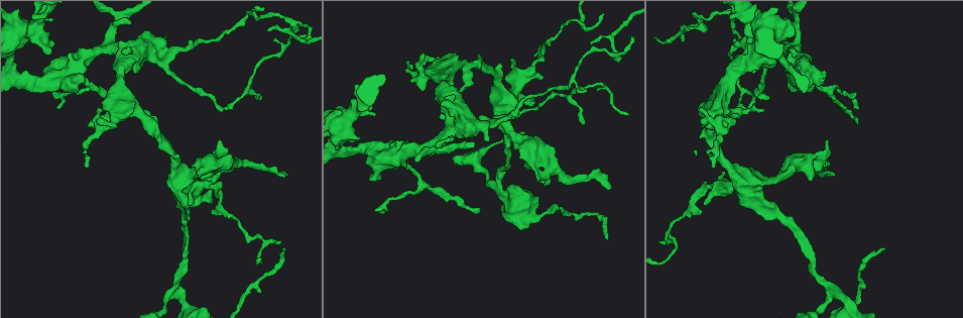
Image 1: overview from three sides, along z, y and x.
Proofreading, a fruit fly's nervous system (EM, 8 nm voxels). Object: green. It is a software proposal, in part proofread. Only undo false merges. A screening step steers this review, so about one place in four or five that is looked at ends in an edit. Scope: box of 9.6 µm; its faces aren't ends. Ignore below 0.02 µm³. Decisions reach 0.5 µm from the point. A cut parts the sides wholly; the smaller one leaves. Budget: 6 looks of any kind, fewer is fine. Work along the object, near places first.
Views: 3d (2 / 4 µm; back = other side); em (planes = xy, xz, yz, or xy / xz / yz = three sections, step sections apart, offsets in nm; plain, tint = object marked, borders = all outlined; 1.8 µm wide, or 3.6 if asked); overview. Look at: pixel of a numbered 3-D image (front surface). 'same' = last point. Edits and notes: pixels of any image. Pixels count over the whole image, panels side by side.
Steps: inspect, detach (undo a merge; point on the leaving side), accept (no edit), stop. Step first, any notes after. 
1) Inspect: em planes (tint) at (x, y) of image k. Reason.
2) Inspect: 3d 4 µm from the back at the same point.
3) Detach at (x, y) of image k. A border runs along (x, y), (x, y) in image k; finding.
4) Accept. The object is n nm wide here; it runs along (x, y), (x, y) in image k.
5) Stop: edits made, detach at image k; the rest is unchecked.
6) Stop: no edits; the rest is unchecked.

Inspect: em yz step 8 (tint) at (442, 149) of image 1.

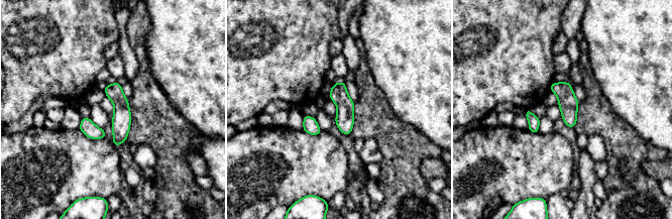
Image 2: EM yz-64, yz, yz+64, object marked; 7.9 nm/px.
Accept. The object is 150 nm wide here; it runs along (116, 85), (116, 142) in image 2; all the same neuron.

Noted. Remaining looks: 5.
Inspect: 3d 4 µm at (359, 108) of image 1. Thin arm on a thick one.

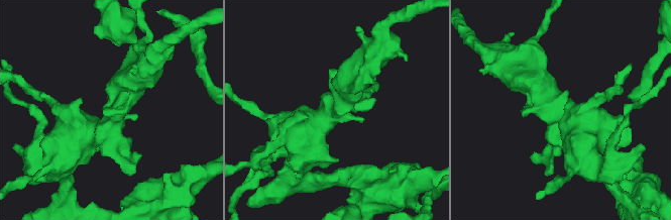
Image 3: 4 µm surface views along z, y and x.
Inspect: em planes (tint) at (114, 121) of image 3. Shape alone is not enough.

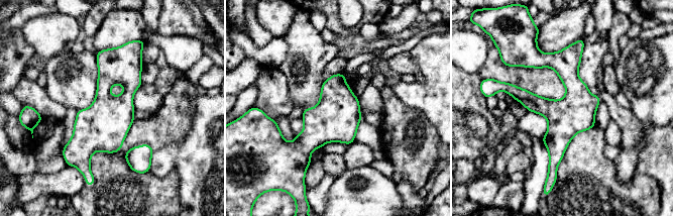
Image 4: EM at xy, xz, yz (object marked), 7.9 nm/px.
Accept. One neuron here.

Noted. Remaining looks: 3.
Inspect: 3d 4 µm at (443, 74) of image 1. A fork.

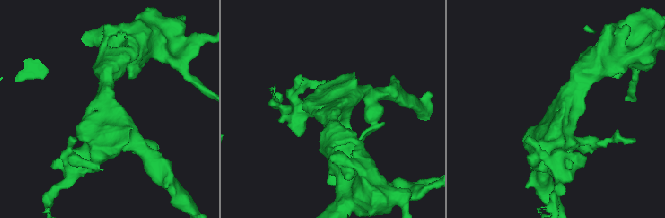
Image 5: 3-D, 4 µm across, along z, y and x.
Inspect: em 3.6 µm yz step 8 (tint) at (331, 107) of image 5.

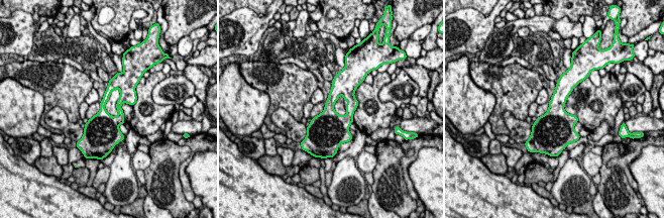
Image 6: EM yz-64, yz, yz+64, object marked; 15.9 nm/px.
Inspect: em 3.6 µm planes (tint) at the same point. Cut it another way.

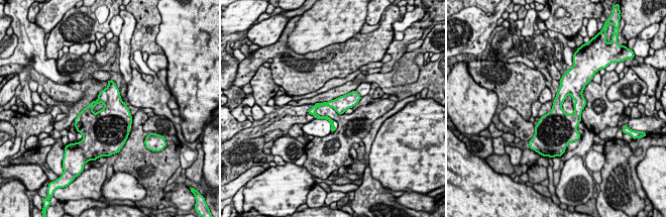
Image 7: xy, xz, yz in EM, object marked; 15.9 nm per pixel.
Accept. It runs along (357, 97), (318, 104), (311, 111) in image 7; one neuron here.

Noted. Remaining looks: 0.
Stop: no edits; the rest is unchecked.

